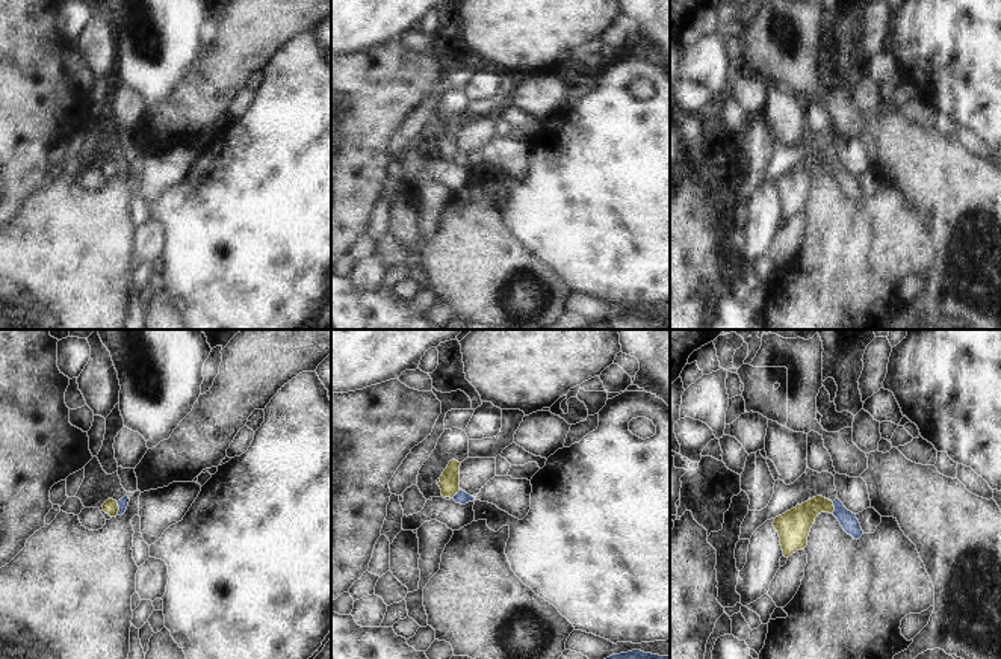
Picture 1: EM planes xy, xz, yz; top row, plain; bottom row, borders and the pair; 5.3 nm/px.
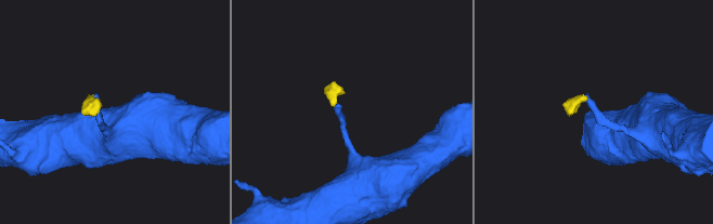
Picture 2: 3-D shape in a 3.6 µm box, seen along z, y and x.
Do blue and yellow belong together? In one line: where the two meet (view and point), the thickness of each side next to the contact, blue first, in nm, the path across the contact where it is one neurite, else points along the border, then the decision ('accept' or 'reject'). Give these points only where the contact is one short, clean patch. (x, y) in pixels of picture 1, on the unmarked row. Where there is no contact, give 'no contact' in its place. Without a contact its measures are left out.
contact xy (120, 170); calibres 60 and 80 nm; border xy (117, 163), (118, 176); reject

